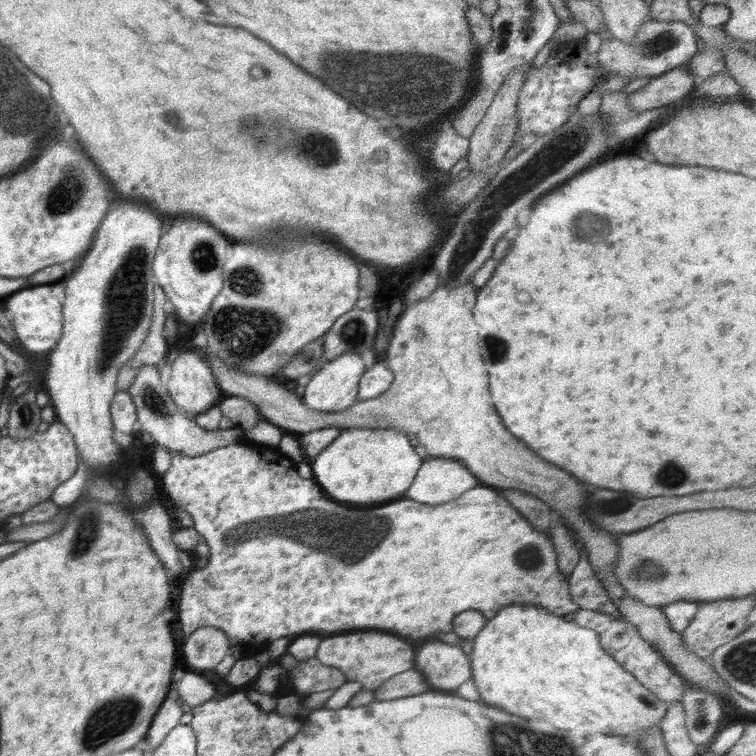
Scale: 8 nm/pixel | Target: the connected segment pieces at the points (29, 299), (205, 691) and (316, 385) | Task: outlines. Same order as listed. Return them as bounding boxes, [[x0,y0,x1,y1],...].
[[4,286,63,352],[176,671,216,708],[301,352,366,412]]

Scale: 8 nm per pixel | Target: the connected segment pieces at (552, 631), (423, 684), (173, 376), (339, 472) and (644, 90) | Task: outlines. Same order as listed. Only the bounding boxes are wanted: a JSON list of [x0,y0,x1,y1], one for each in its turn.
[[469,602,669,738],[375,668,430,701],[166,350,224,416],[309,428,423,504],[626,65,695,112]]

